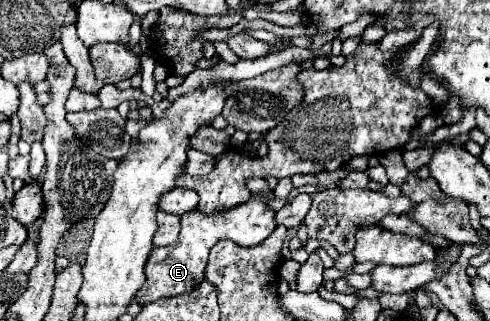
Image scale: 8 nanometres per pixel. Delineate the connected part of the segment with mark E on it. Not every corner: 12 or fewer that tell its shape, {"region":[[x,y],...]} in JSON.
{"region":[[247,203],[181,217],[173,245],[155,247],[135,301],[191,293],[205,279],[209,249],[231,239],[263,243],[275,211]]}

